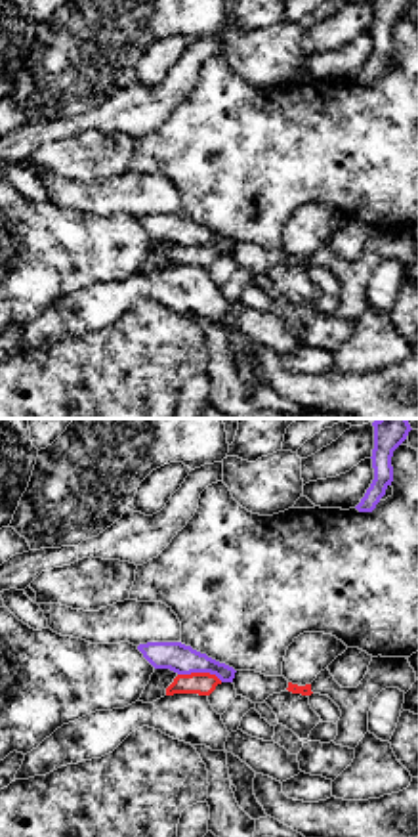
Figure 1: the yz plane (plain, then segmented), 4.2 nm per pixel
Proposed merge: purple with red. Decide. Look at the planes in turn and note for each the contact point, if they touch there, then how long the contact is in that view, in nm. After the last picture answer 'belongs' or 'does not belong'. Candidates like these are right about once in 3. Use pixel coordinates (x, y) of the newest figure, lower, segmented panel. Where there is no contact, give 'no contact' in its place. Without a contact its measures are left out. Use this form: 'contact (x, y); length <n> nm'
contact (201, 671); length 190 nm

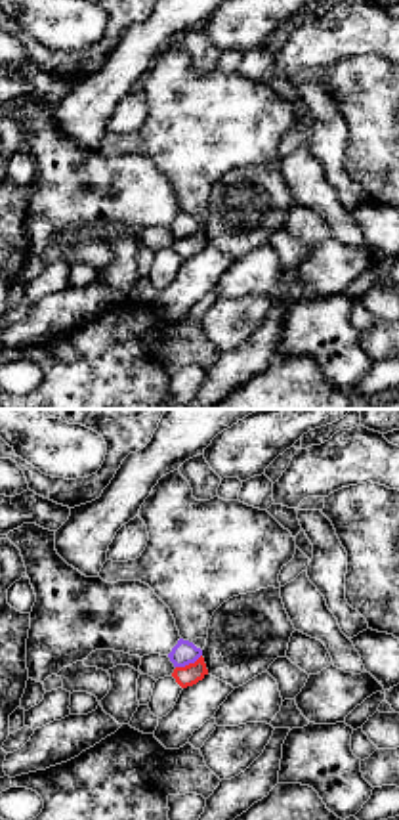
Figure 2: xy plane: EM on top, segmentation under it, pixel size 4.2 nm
contact (188, 664); length 130 nm

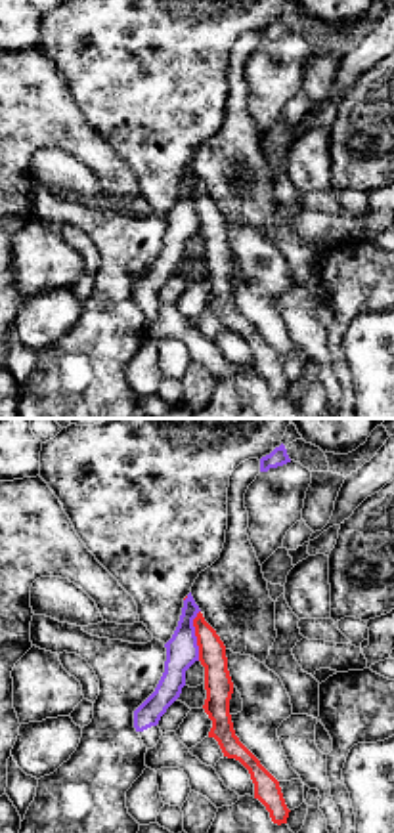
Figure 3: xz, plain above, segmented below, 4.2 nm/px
contact (194, 635); length 220 nm

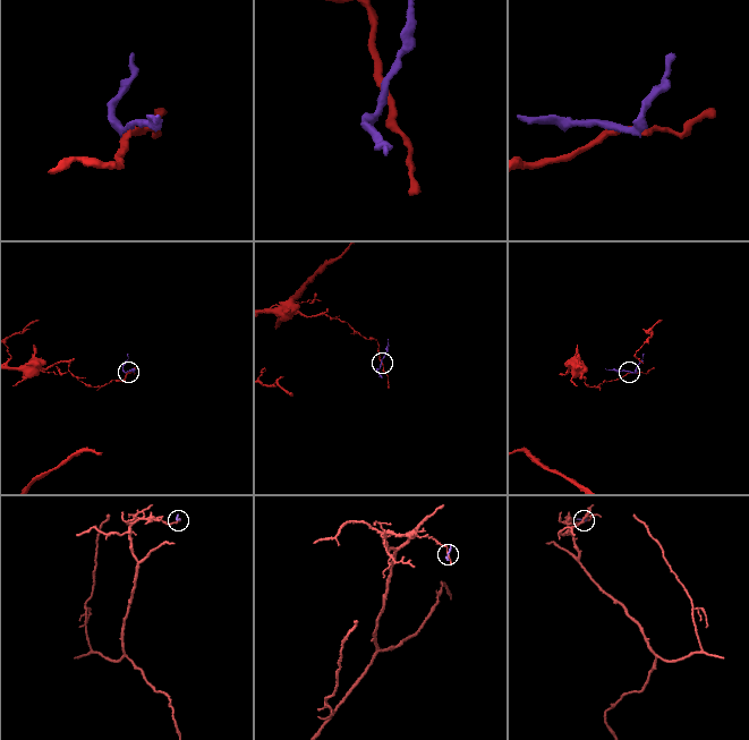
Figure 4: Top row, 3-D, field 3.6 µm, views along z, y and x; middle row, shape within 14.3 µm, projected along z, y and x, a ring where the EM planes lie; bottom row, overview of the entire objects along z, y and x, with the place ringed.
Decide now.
does not belong

